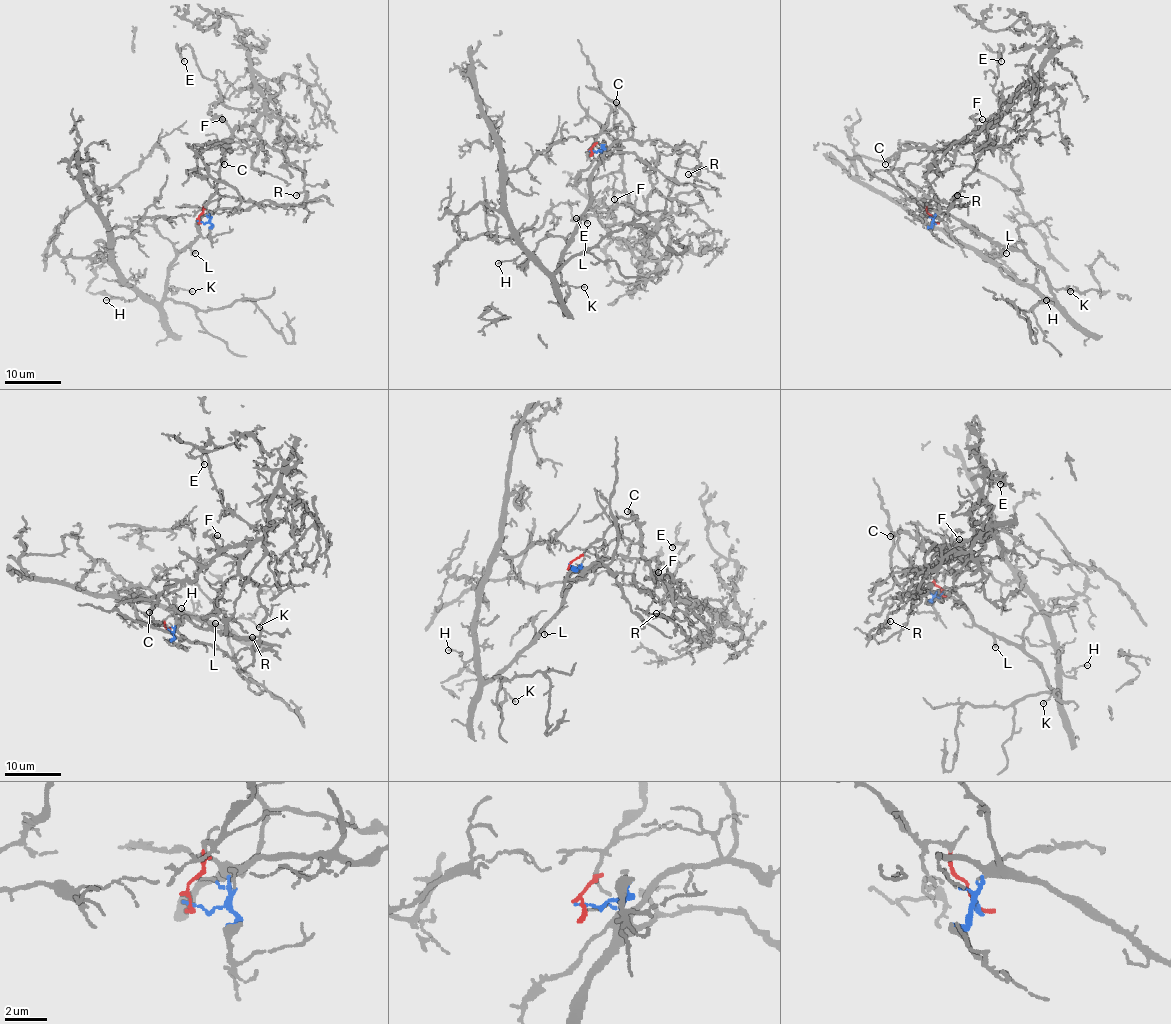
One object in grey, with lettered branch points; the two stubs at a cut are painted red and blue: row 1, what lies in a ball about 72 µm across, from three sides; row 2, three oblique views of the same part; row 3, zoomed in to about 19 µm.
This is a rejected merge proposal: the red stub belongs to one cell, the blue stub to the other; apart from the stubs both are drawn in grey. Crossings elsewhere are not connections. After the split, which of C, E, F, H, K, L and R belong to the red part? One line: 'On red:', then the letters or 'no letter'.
On red: C, E, F, R

